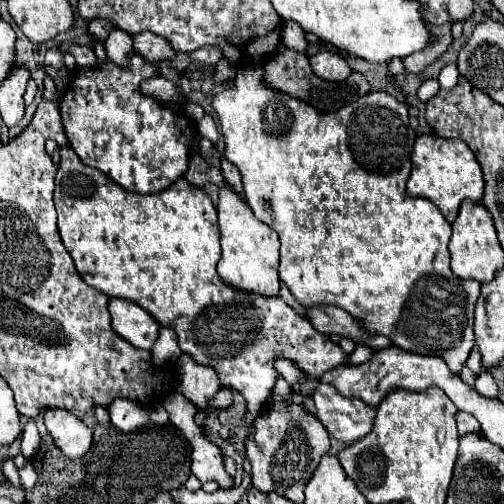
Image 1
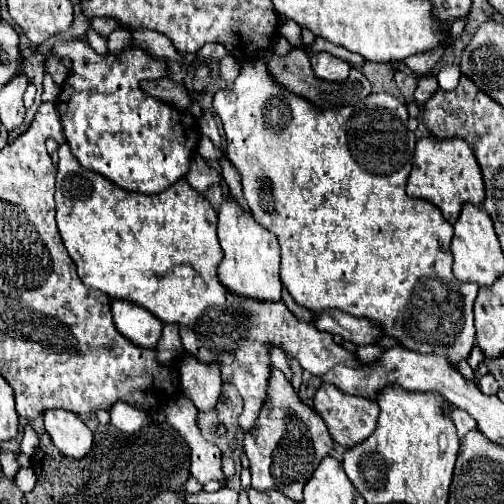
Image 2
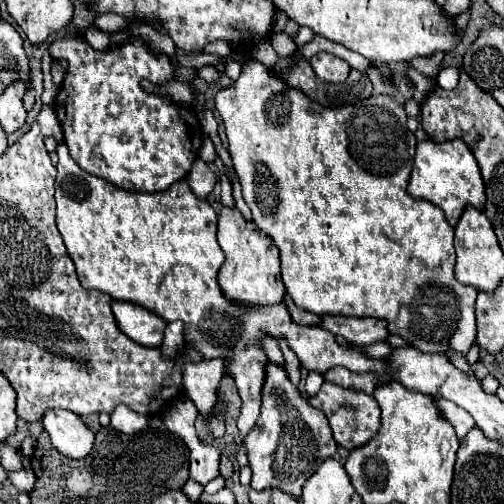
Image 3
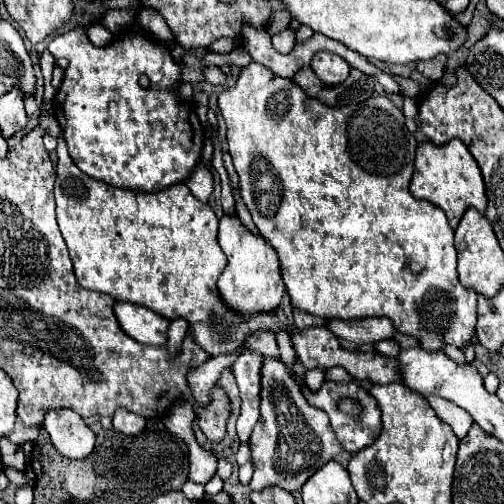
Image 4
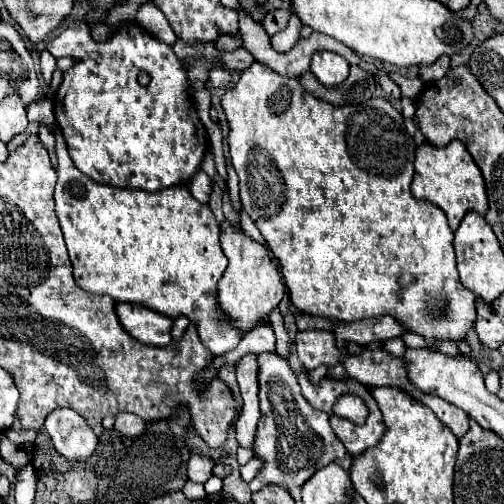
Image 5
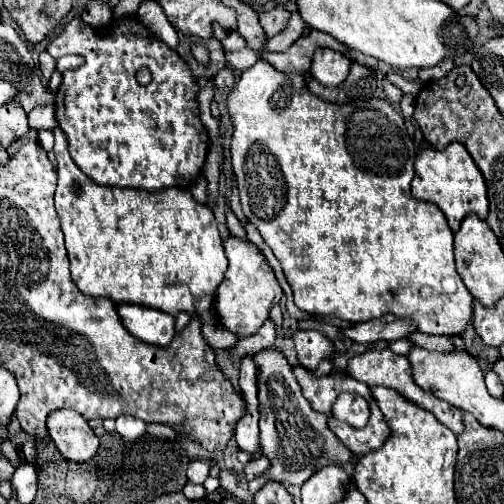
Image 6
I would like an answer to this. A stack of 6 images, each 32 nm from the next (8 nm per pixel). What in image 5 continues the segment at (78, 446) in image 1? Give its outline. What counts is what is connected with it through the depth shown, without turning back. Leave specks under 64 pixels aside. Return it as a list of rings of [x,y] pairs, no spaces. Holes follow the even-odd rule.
[[[52,410],[44,428],[54,448],[68,460],[86,460],[96,450],[96,434],[74,410]]]

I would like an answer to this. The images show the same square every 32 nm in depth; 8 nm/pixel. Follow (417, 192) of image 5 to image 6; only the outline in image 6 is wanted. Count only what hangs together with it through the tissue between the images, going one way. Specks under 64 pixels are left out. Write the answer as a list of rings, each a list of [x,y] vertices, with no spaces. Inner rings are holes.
[[[452,142],[444,150],[436,148],[422,148],[416,156],[416,176],[412,180],[412,196],[418,200],[426,200],[442,208],[442,212],[448,218],[448,224],[452,232],[458,232],[460,222],[466,214],[474,212],[482,220],[488,214],[488,196],[486,196],[486,184],[484,176],[474,164],[472,156],[460,142]]]

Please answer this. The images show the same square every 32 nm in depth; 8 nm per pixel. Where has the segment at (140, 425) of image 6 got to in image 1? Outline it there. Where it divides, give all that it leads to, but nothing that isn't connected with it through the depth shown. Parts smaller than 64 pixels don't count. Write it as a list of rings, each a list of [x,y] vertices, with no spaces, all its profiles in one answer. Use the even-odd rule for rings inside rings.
[[[128,398],[112,400],[112,404],[108,406],[108,412],[110,412],[111,423],[124,432],[138,430],[140,426],[146,424],[146,418],[148,418],[148,408]]]

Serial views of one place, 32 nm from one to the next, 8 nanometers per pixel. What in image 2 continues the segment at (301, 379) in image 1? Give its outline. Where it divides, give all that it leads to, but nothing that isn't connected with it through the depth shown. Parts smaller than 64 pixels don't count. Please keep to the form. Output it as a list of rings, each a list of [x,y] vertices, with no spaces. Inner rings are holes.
[[[272,348],[272,366],[274,366],[276,370],[280,370],[280,372],[292,382],[294,372],[292,372],[292,368],[290,368],[290,362],[288,362],[288,358],[286,358],[280,350],[276,350],[276,348]]]

